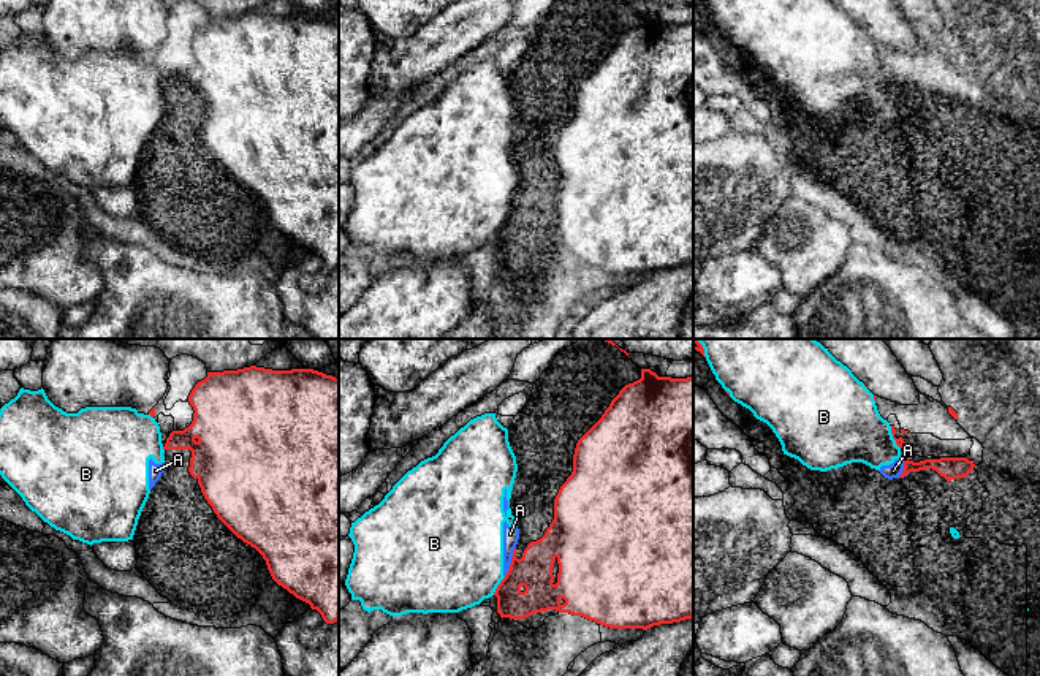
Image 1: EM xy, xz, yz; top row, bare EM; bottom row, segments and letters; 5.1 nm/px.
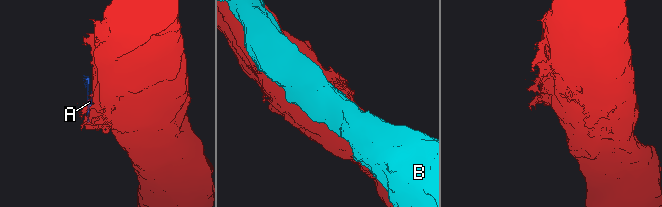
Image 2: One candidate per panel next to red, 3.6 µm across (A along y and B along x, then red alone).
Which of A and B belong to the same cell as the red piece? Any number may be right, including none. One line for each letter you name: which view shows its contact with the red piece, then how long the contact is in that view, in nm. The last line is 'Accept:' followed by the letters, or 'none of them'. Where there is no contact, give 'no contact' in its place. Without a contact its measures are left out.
Accept: none of them

